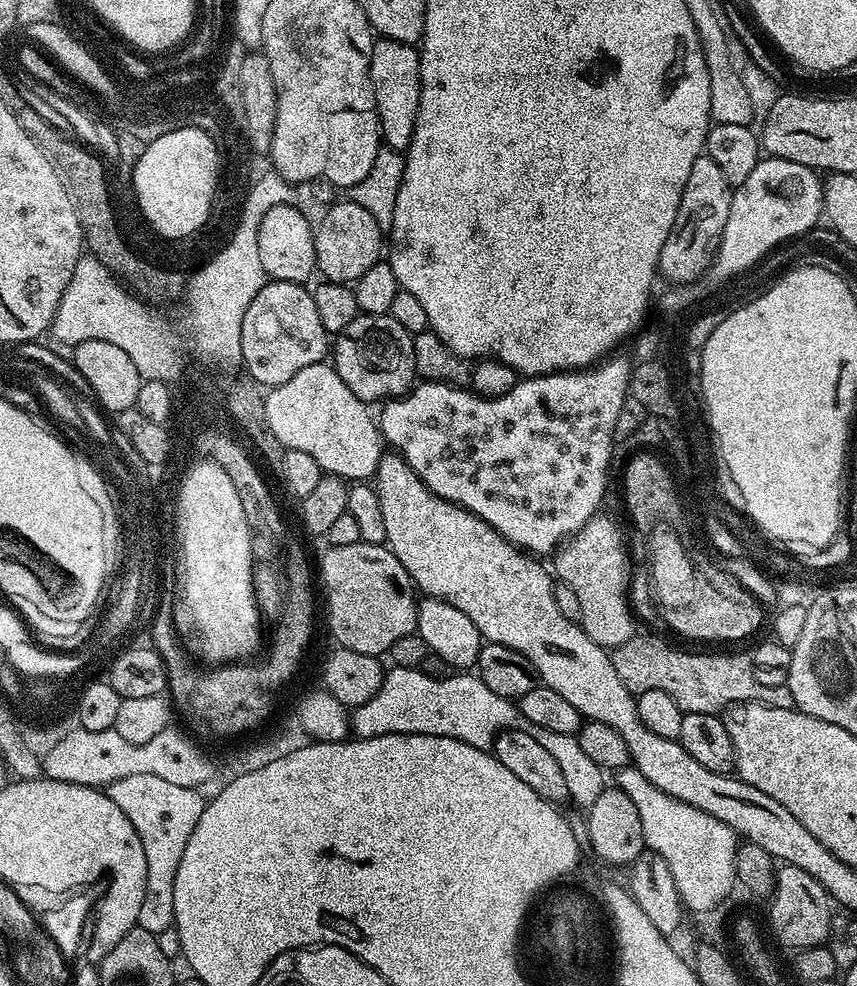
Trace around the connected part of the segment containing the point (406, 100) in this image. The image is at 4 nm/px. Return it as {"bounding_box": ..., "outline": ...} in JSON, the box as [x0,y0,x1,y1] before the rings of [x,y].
{"bounding_box":[370,39,420,154],"outline":[[[377,39],[370,58],[370,82],[380,115],[380,134],[383,143],[401,154],[407,153],[414,138],[420,101],[420,53],[411,44],[397,40]]]}

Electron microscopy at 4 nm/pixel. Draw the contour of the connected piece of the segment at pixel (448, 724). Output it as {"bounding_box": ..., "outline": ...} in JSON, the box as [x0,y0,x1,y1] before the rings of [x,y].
{"bounding_box":[350,666,517,750],"outline":[[[395,666],[385,671],[378,694],[350,712],[351,731],[361,740],[399,732],[426,734],[454,738],[485,750],[491,749],[498,733],[517,727],[517,724],[517,705],[507,696],[494,694],[490,686],[482,683],[479,675],[457,674],[439,680],[430,678],[419,668]]]}

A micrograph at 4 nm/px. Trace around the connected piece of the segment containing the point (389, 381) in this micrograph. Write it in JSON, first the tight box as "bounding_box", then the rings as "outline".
{"bounding_box":[330,315,418,405],"outline":[[[356,315],[352,322],[346,326],[344,332],[335,337],[330,348],[330,363],[335,368],[338,378],[358,394],[358,398],[365,404],[375,405],[375,400],[387,402],[408,395],[418,380],[416,371],[416,351],[414,350],[413,335],[406,330],[402,323],[395,320],[392,315],[366,316]]]}

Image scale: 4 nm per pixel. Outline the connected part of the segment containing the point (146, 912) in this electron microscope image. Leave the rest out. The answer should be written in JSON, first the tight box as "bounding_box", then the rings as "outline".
{"bounding_box":[107,774,206,936],"outline":[[[133,774],[130,778],[118,778],[118,782],[107,785],[108,796],[126,814],[130,826],[146,850],[146,894],[142,898],[142,907],[138,909],[136,923],[139,928],[158,936],[160,932],[173,927],[174,918],[174,878],[178,875],[178,866],[182,863],[182,854],[186,851],[186,842],[202,818],[206,803],[203,791],[186,786],[174,786],[163,778],[154,778],[154,774]]]}

